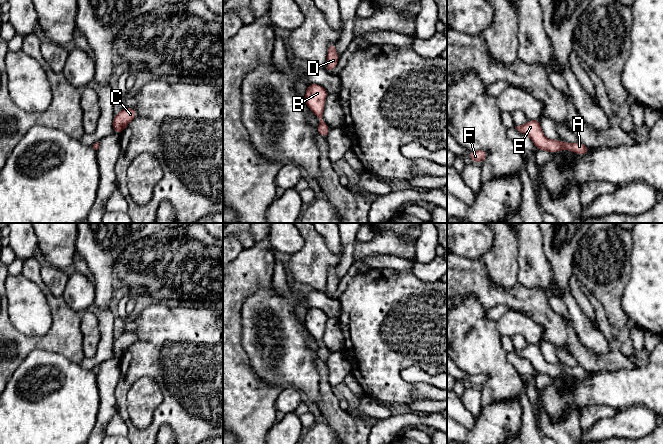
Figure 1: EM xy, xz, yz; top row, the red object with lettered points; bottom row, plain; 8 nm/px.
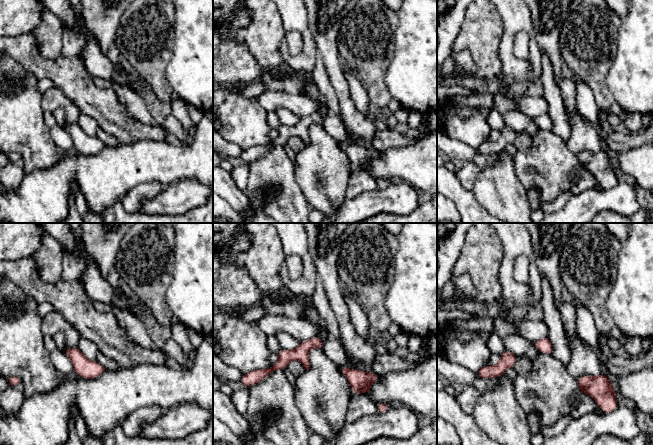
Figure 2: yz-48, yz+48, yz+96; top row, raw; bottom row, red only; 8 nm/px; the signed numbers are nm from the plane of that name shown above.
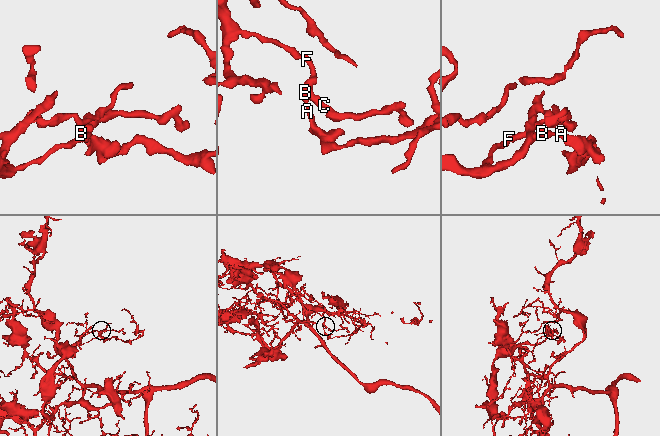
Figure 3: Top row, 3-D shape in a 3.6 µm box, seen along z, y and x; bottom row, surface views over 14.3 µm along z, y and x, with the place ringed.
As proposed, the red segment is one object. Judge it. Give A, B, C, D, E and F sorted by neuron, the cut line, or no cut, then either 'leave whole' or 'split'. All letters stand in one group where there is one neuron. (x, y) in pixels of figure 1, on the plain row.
A B C D E F | no cut | leave whole

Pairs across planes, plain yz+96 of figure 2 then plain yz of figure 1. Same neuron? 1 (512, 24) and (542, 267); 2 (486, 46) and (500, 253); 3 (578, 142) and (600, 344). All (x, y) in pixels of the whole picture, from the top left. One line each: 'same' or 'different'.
1: same
2: same
3: same

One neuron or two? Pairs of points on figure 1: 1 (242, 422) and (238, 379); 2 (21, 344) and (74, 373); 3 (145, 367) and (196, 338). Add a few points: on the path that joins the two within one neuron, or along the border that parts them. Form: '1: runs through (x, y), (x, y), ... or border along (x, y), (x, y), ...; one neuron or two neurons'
1: runs through (242, 411), (242, 403), (238, 399), (238, 390); one neuron
2: border along (56, 352), (34, 349), (17, 367); two neurons
3: runs through (155, 352), (165, 338), (181, 338); one neuron

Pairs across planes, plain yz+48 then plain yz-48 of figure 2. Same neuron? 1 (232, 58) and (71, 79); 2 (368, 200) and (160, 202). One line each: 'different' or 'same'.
1: same
2: same

